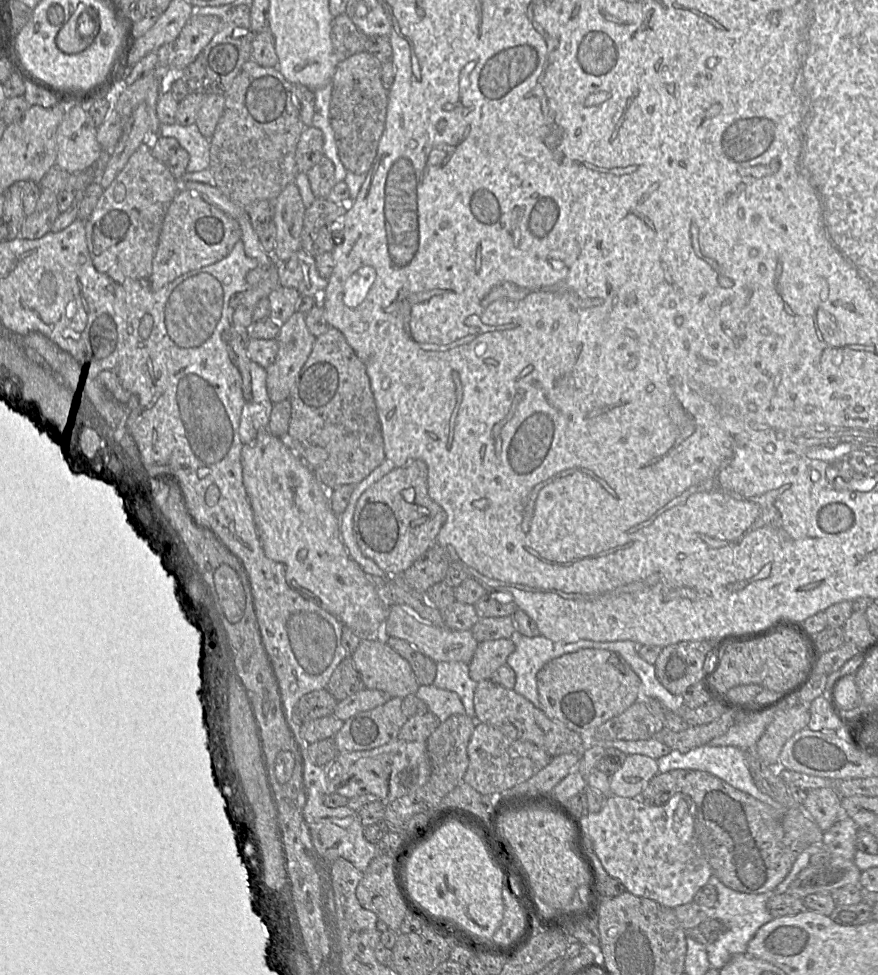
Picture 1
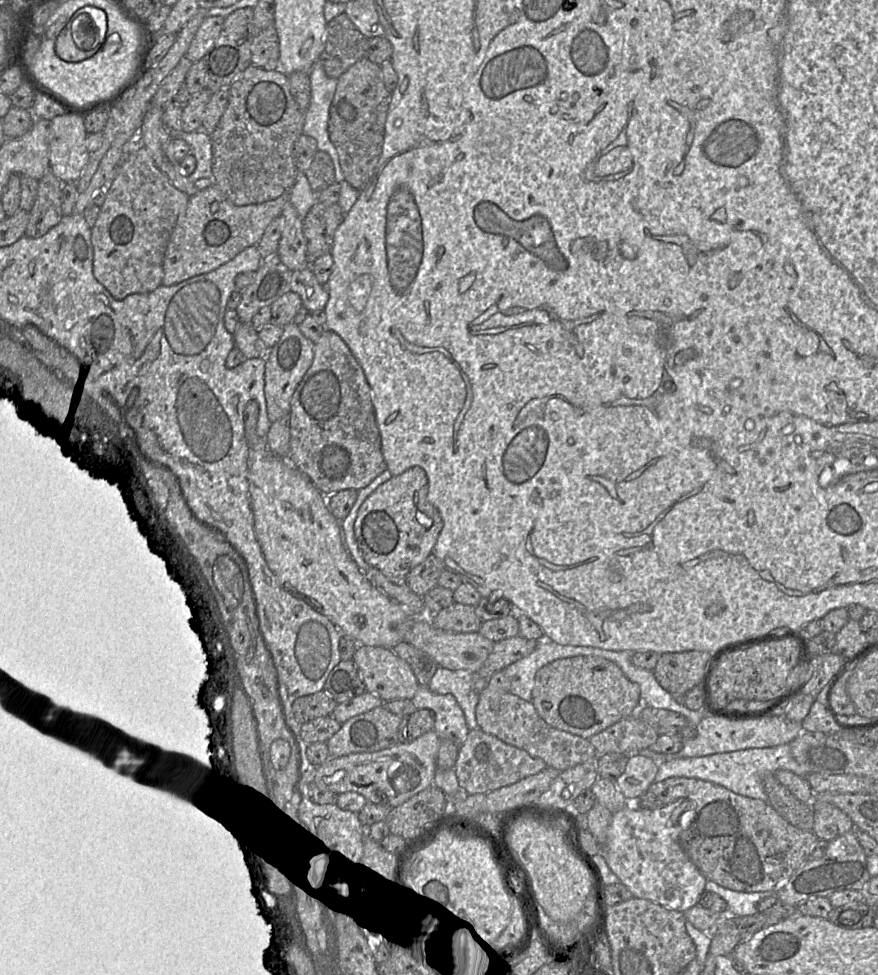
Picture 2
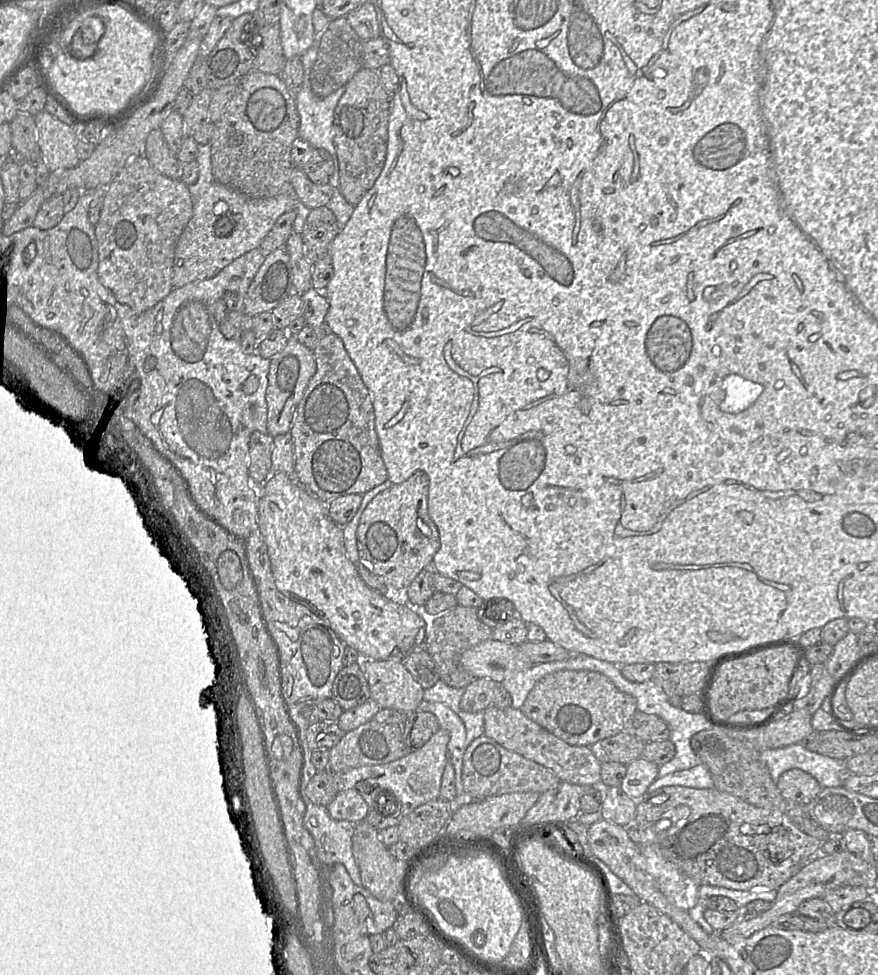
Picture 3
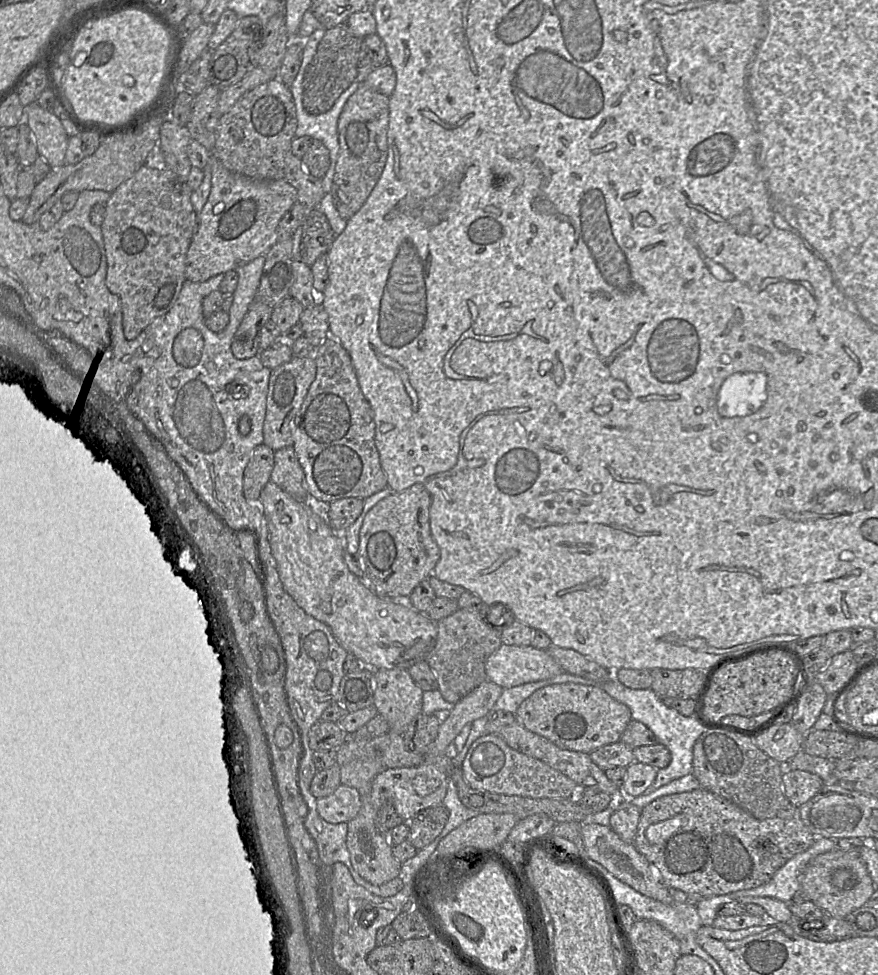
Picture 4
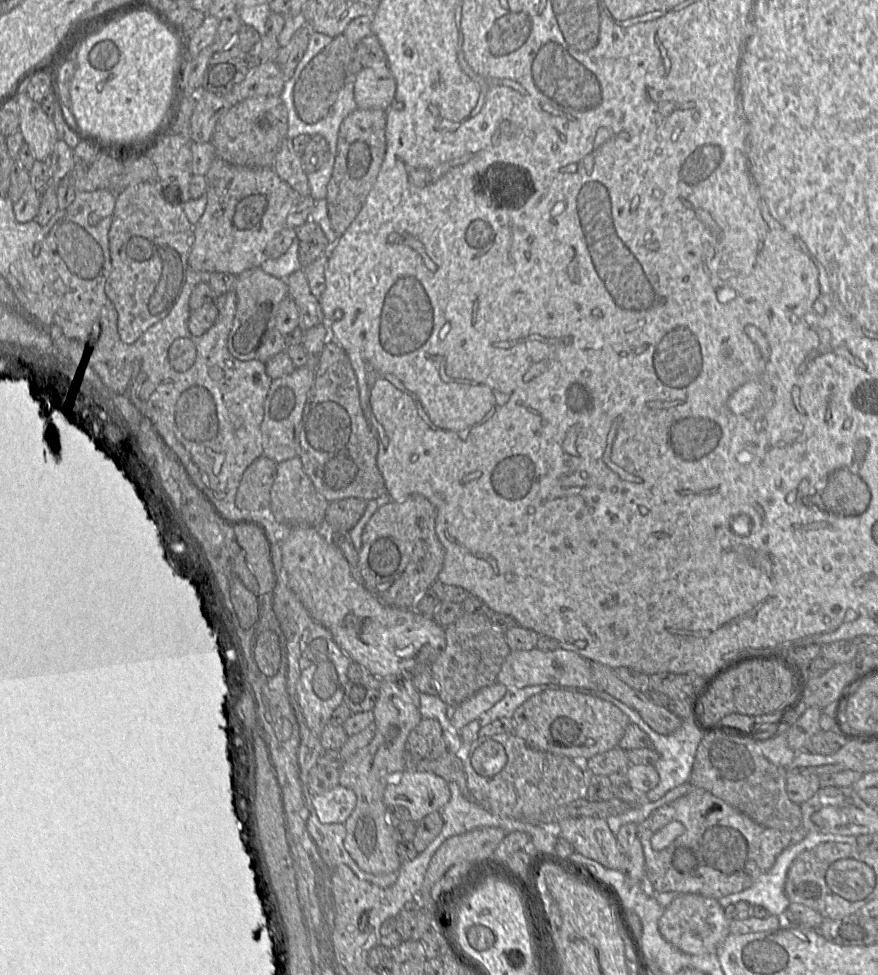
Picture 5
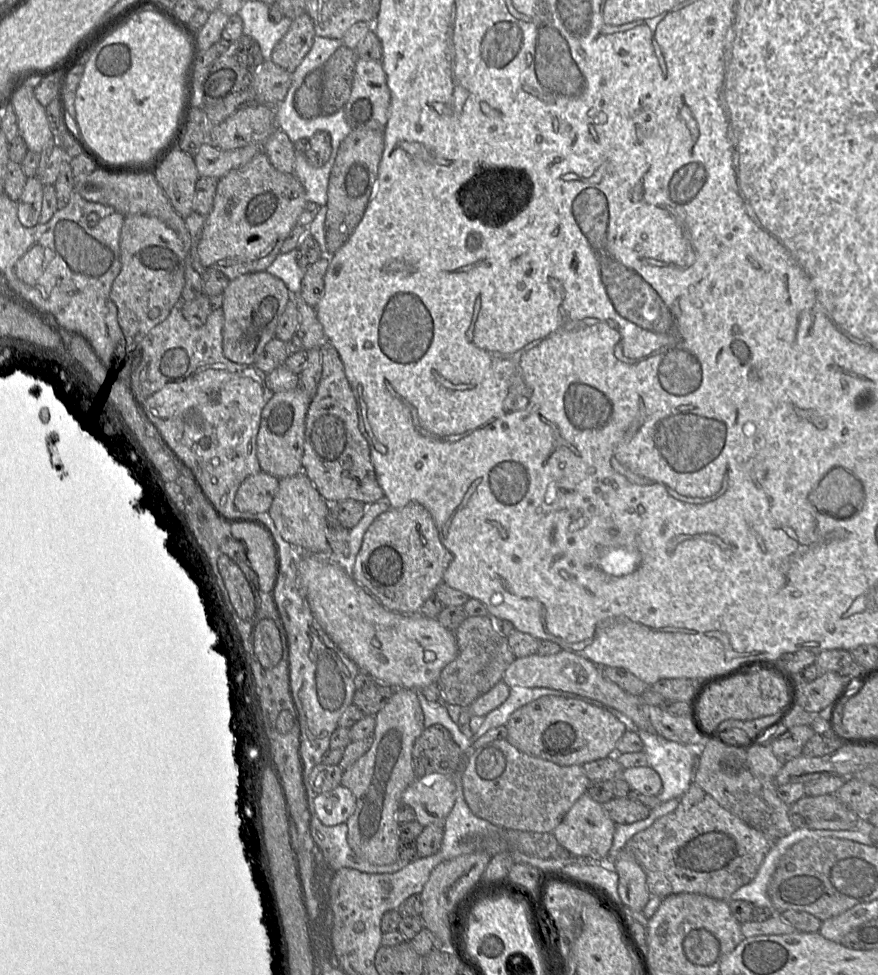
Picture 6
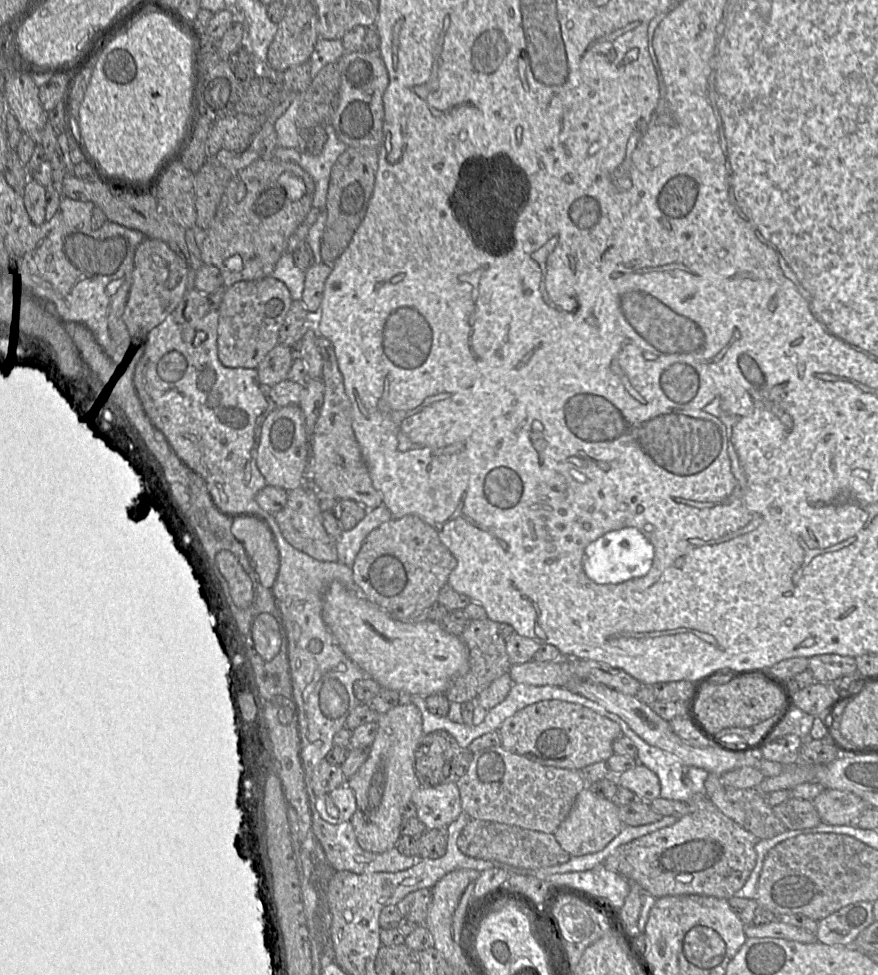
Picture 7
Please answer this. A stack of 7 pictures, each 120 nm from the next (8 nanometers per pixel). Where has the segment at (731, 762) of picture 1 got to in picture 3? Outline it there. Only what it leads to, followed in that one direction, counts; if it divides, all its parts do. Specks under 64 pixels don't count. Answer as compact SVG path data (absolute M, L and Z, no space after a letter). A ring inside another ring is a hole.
M801 743L762 750L760 757L775 783L781 774L791 769L800 769L810 774L822 788L843 786L845 780L852 775L845 761L811 752ZM700 764L687 770L674 772L664 777L657 778L647 788L646 793L652 793L653 791L666 786L713 789L714 782L707 767L704 764Z

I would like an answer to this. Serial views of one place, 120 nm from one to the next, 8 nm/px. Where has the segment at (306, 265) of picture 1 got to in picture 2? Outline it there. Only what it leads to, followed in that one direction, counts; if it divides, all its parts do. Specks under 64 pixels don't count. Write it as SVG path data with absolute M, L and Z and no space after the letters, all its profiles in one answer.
M307 266L302 270L292 271L290 291L300 296L302 305L310 314L321 314L322 316L329 294L326 286L317 281L311 266Z

